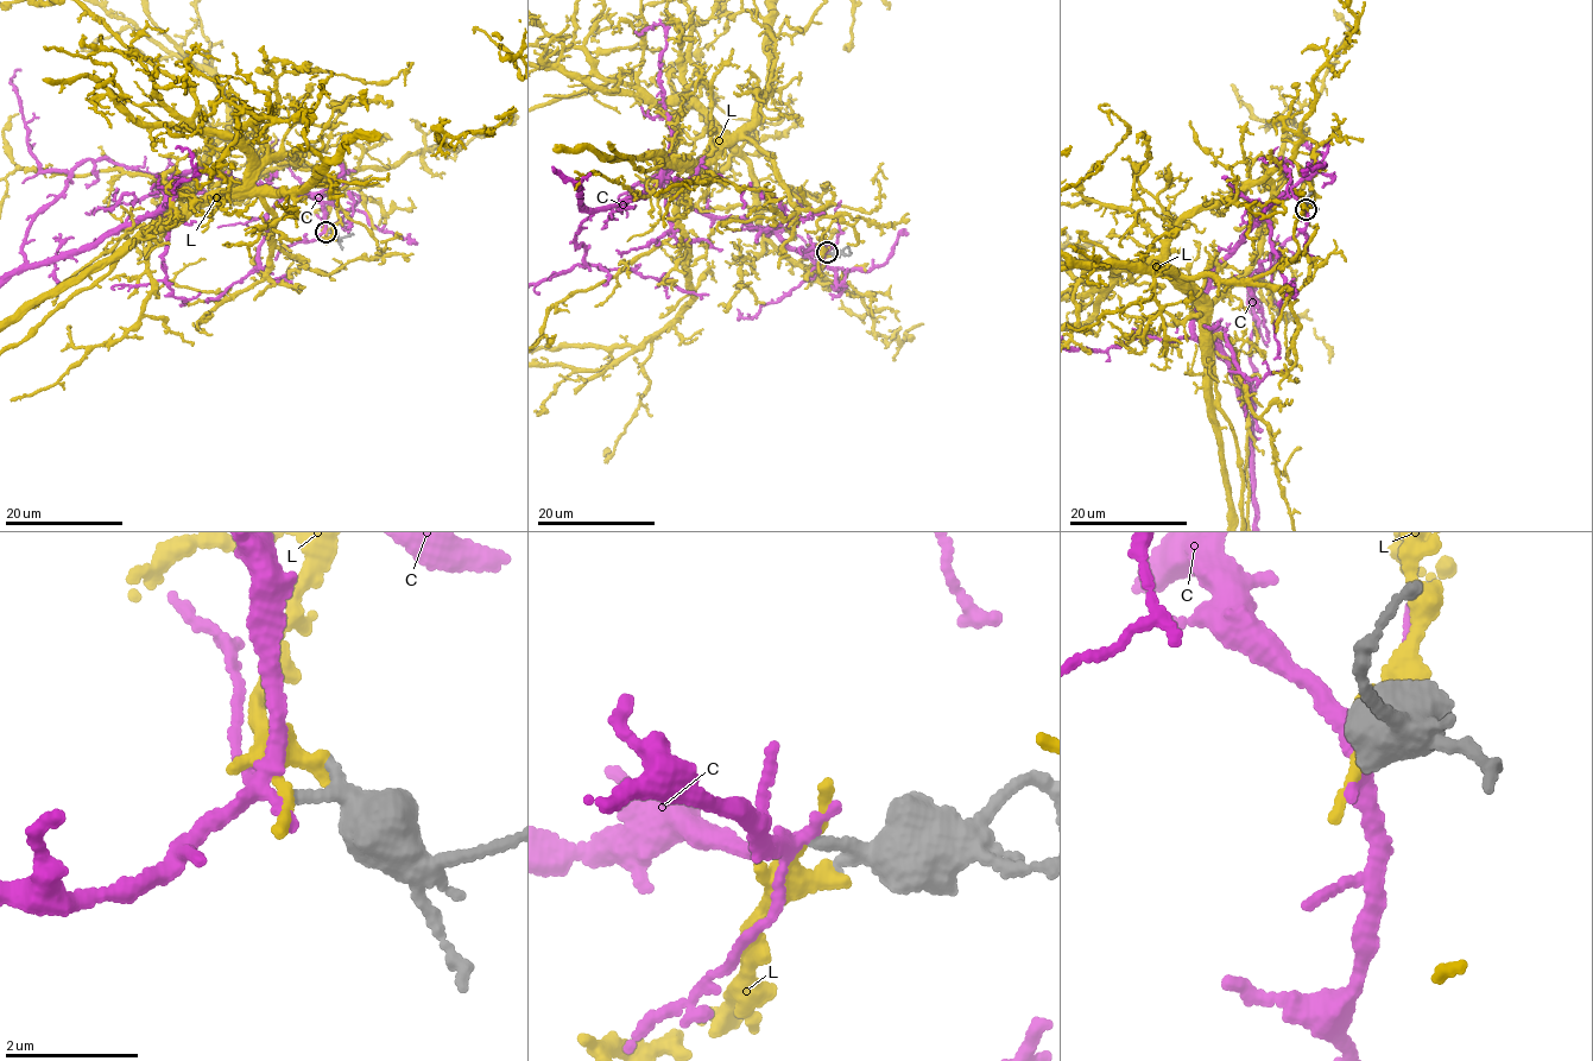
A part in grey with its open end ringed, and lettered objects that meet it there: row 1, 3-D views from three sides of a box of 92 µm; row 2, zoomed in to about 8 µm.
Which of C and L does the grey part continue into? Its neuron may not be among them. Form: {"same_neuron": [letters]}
{"same_neuron": []}

